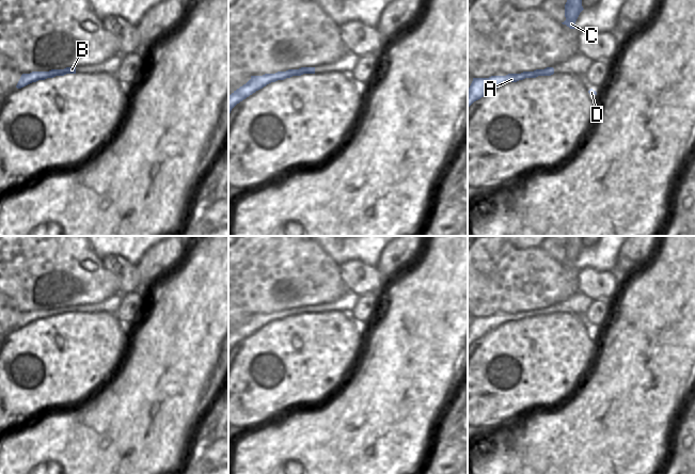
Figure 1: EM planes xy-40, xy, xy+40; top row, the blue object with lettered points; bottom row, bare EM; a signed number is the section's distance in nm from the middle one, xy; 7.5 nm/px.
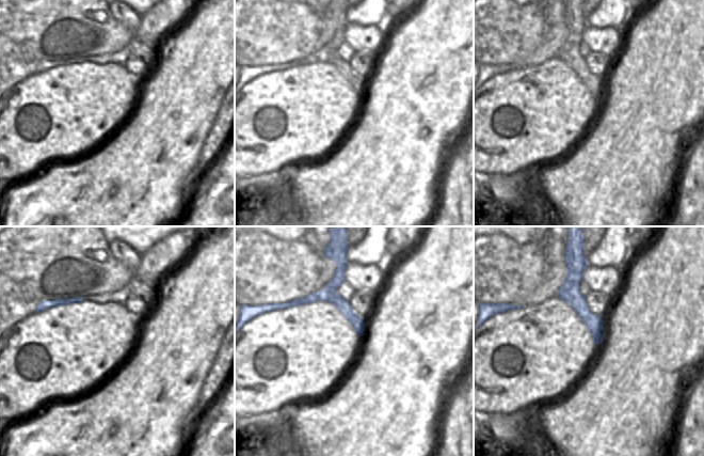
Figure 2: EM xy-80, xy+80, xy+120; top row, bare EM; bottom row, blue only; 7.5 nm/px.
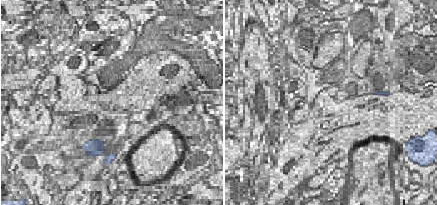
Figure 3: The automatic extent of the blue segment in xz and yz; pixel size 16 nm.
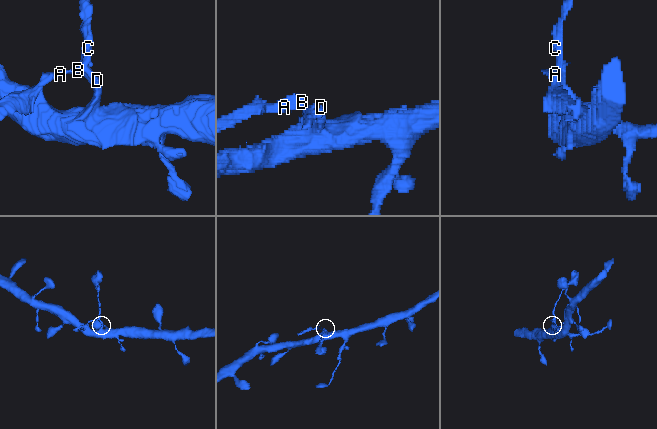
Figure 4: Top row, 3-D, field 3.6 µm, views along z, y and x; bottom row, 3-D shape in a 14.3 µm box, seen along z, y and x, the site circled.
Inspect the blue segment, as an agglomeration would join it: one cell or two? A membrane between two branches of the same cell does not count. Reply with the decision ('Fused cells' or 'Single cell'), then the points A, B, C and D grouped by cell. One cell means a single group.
Single cell. Groups: A B C D.

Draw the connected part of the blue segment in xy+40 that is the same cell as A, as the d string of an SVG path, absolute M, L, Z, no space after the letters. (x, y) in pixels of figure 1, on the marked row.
M553 67L536 69L534 72L523 72L521 74L508 74L506 76L491 76L489 78L473 78L468 91L468 109L476 100L487 93L508 83L517 82L525 78L536 78L538 76L551 76L554 74Z

